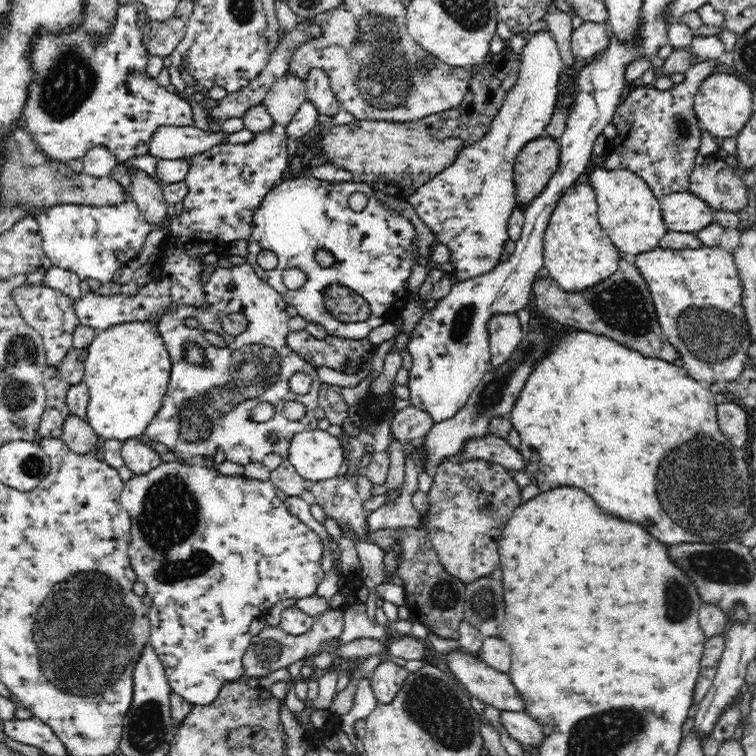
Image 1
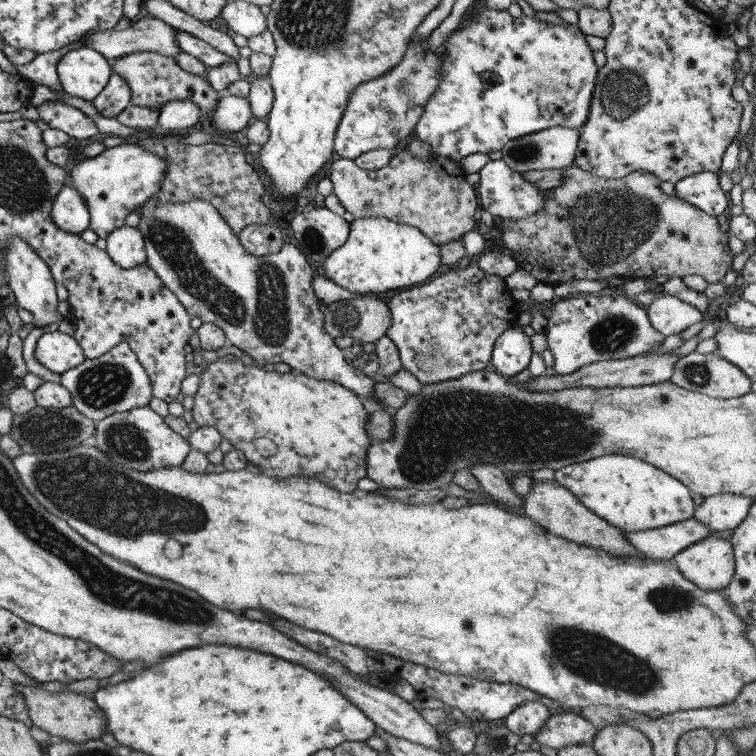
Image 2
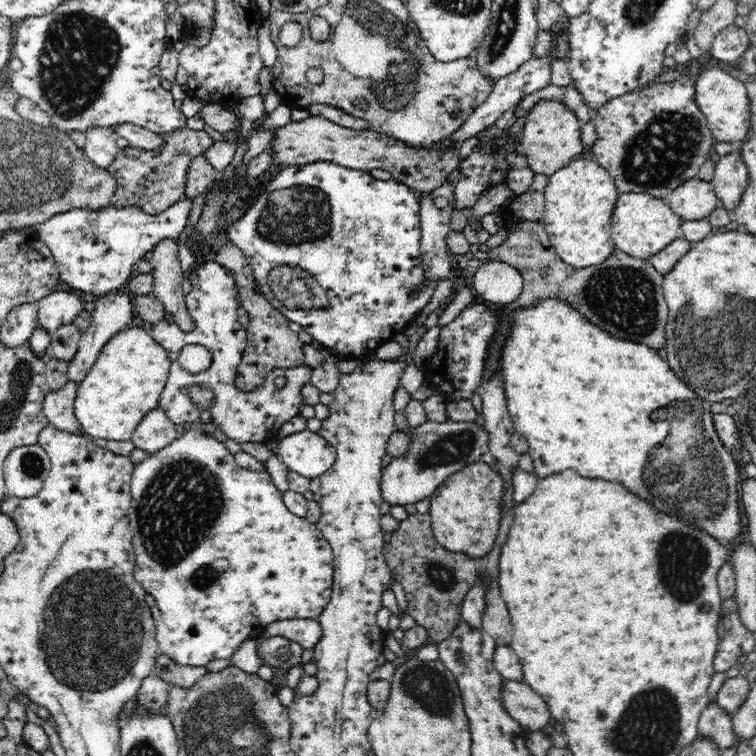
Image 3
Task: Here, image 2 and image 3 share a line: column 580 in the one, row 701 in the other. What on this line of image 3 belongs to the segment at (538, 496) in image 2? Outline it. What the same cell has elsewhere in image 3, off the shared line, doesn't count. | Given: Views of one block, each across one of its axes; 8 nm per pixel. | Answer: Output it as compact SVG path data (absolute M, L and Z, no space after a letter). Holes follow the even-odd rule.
M506 681L502 685L504 706L529 732L550 730L552 718L546 702L524 682Z

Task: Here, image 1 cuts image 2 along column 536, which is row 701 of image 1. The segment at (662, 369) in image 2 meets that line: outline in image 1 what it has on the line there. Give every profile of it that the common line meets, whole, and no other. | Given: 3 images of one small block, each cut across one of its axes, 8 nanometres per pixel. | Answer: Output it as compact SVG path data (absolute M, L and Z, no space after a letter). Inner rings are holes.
M391 661L380 663L371 677L371 688L379 704L390 704L397 696L409 673L409 667L400 667Z

